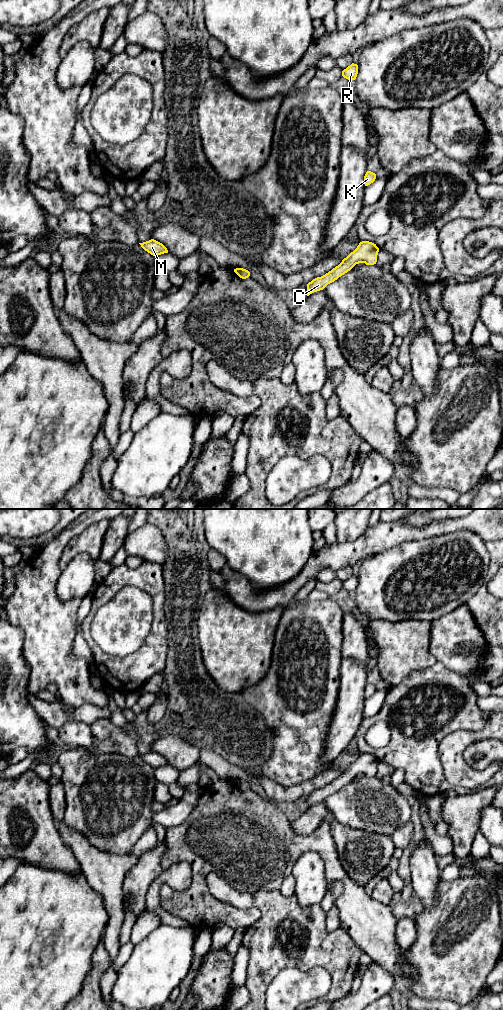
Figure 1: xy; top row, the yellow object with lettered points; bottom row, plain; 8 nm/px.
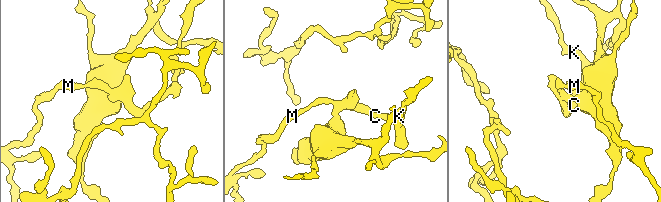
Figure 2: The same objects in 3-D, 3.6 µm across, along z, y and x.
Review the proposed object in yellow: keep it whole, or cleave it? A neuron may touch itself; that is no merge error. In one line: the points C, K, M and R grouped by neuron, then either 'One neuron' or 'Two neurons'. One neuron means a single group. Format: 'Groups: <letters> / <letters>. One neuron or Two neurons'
Groups: C K M / R. Two neurons

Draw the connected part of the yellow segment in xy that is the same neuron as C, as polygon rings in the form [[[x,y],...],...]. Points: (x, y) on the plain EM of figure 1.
[[[369,753],[360,754],[357,760],[344,770],[338,778],[325,787],[313,791],[307,796],[307,808],[314,804],[323,802],[328,796],[334,794],[339,789],[350,783],[356,776],[376,776],[378,764],[379,760],[376,756]]]

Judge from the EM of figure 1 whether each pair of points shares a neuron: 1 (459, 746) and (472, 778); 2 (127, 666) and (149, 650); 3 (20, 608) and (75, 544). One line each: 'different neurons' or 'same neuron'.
1: same neuron
2: same neuron
3: different neurons

